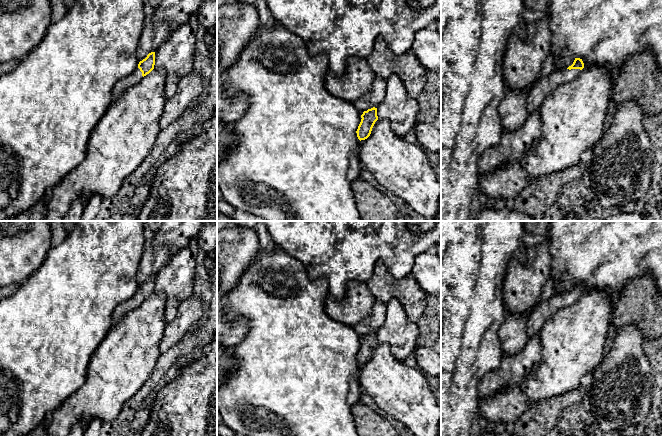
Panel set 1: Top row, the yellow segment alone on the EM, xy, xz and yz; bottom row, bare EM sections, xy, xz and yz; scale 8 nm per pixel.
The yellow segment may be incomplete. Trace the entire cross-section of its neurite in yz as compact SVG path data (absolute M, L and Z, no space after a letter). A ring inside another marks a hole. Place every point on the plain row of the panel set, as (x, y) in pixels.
M575 282L567 293L554 293L549 299L539 302L530 314L527 339L540 334L547 320L558 310L573 305L584 292L582 283Z

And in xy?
M151 276L145 283L139 286L138 292L128 300L120 303L112 314L112 326L119 323L122 317L133 309L139 307L144 300L149 298L155 289L155 276Z

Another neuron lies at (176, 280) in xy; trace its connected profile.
M192 240L185 248L171 255L166 266L155 275L154 292L162 293L166 297L164 319L167 325L175 319L179 304L193 295L195 265L198 251L199 246L197 240Z

